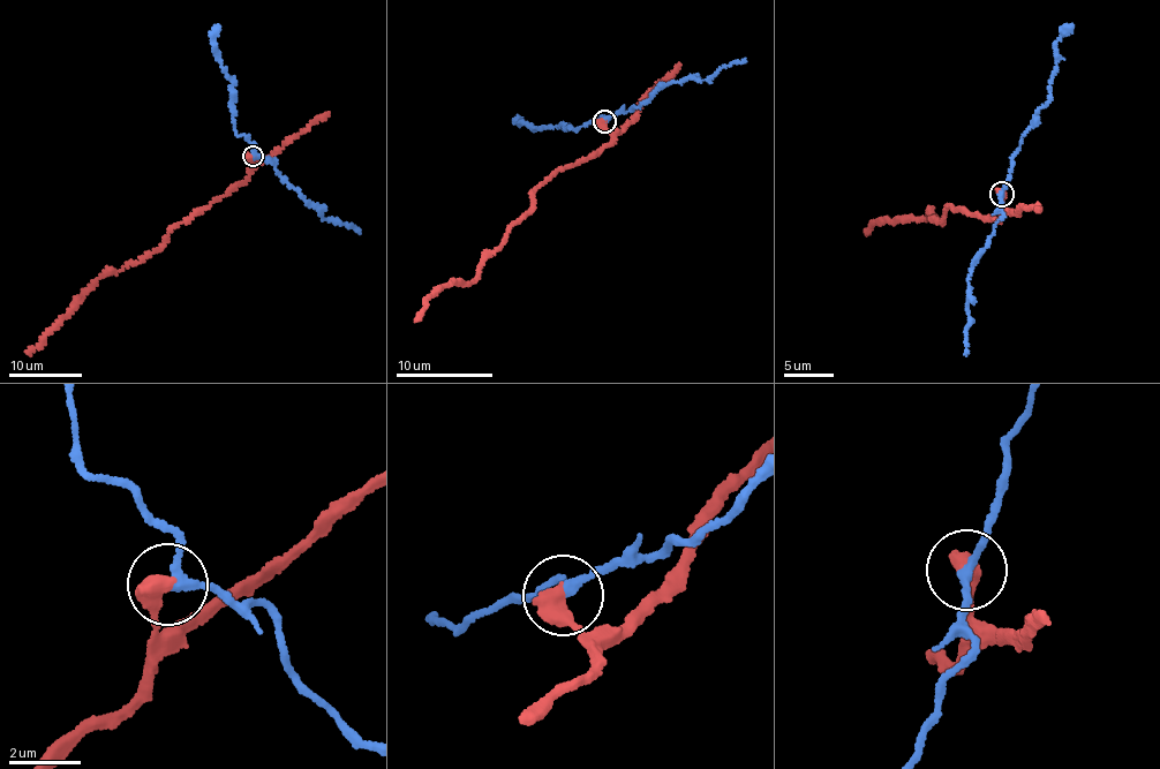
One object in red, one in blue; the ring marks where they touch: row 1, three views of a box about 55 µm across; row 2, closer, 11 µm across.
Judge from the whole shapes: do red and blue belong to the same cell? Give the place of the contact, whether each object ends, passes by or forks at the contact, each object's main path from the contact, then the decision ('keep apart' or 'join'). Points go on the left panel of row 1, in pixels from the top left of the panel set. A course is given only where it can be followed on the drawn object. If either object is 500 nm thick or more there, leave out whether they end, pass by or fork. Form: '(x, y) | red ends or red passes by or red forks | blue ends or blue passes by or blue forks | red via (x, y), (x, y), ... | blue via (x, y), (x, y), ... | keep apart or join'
(253, 156) | red via (254, 155), (251, 172), (242, 181), (179, 223), (158, 248), (91, 284), (27, 352) | blue via (254, 155), (254, 145), (235, 127), (233, 84), (212, 43), (217, 27) | keep apart

